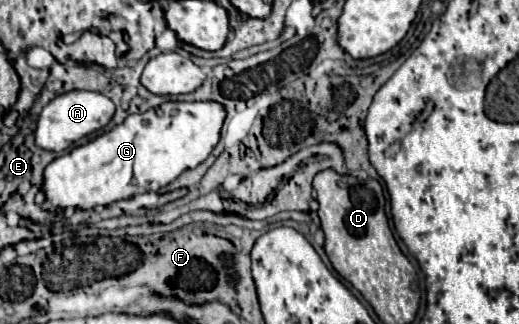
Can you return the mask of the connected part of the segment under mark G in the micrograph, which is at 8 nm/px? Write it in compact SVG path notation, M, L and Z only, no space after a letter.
M163 102L157 108L151 108L143 114L129 114L123 124L113 130L97 136L95 140L73 148L69 154L55 158L43 174L43 190L47 200L57 208L93 208L99 204L111 204L117 200L131 198L143 192L157 192L163 186L171 184L181 172L197 168L213 148L219 144L221 128L225 122L227 110L219 102Z

